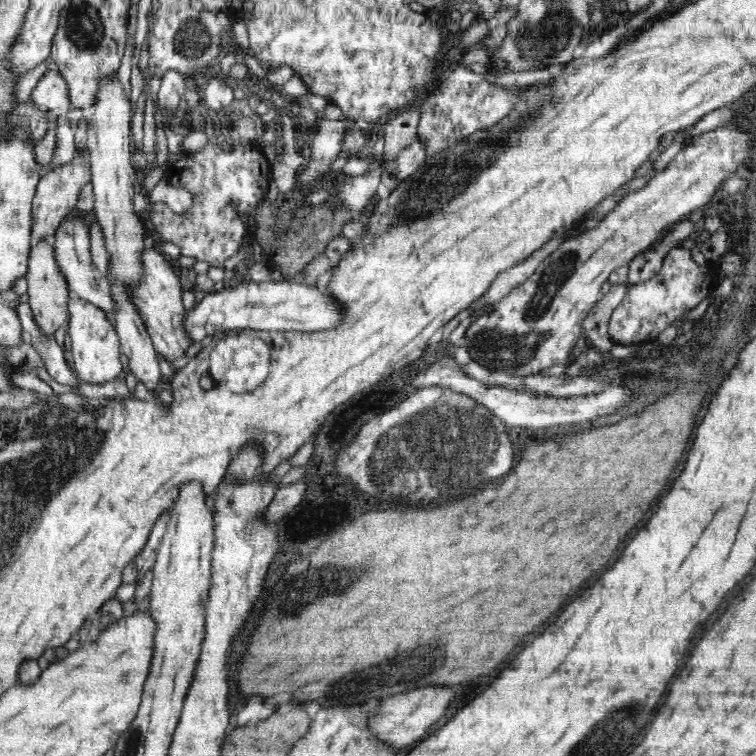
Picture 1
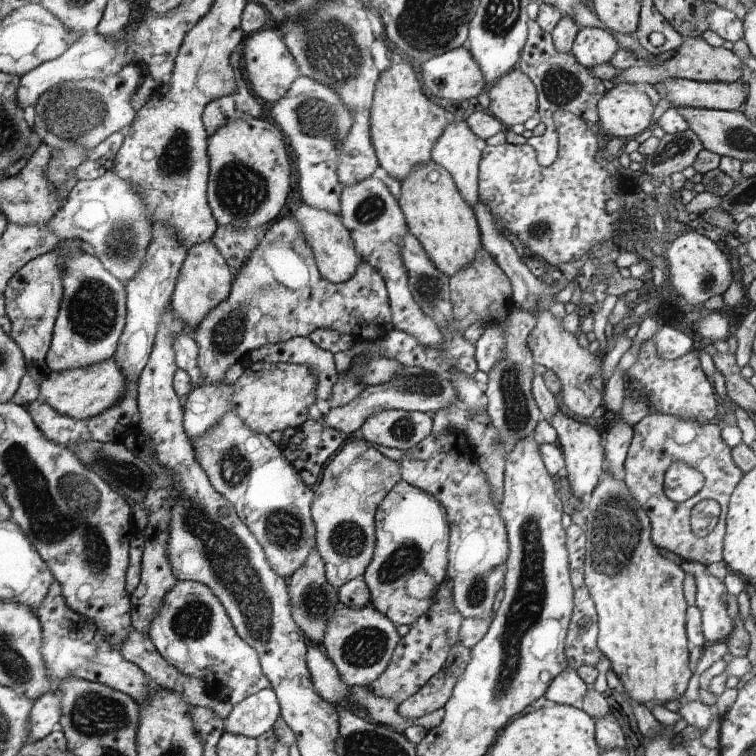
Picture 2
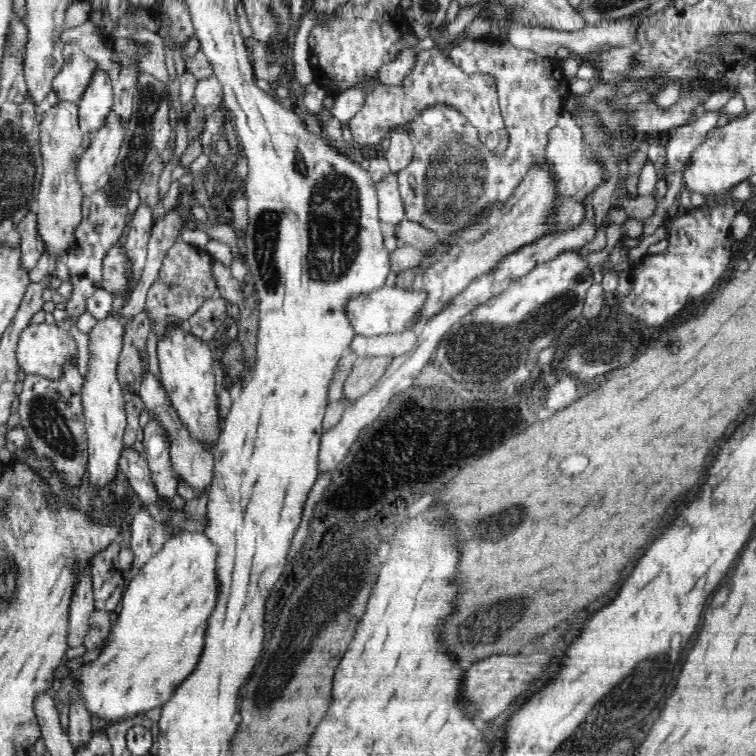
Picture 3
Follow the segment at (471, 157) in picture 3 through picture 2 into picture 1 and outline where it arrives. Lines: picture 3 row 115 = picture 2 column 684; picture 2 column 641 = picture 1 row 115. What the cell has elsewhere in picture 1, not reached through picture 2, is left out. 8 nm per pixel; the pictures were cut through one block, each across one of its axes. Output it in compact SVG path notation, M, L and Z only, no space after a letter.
M461 61L454 63L449 71L444 72L444 80L442 80L441 86L420 106L420 122L418 122L416 136L424 143L428 155L436 154L442 148L454 146L478 129L484 129L500 122L507 114L510 114L510 111L518 102L519 94L522 91L530 90L529 86L518 91L508 91L508 89L502 89L498 85L488 83L486 76L488 76L487 73L478 74L477 72L472 72L469 68L463 66Z

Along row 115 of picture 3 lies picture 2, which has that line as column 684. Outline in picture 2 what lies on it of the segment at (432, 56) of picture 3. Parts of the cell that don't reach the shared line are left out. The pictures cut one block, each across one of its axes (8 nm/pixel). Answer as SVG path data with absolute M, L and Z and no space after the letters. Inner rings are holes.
M645 338L640 346L638 360L627 371L627 380L632 380L642 386L642 394L648 398L650 406L655 412L672 414L680 418L694 418L696 422L710 422L716 416L716 408L720 400L710 384L708 377L702 370L698 350L689 356L676 359L663 359L656 354L656 346L649 338ZM675 462L670 466L663 482L664 494L676 504L686 503L703 486L704 476L683 462Z

